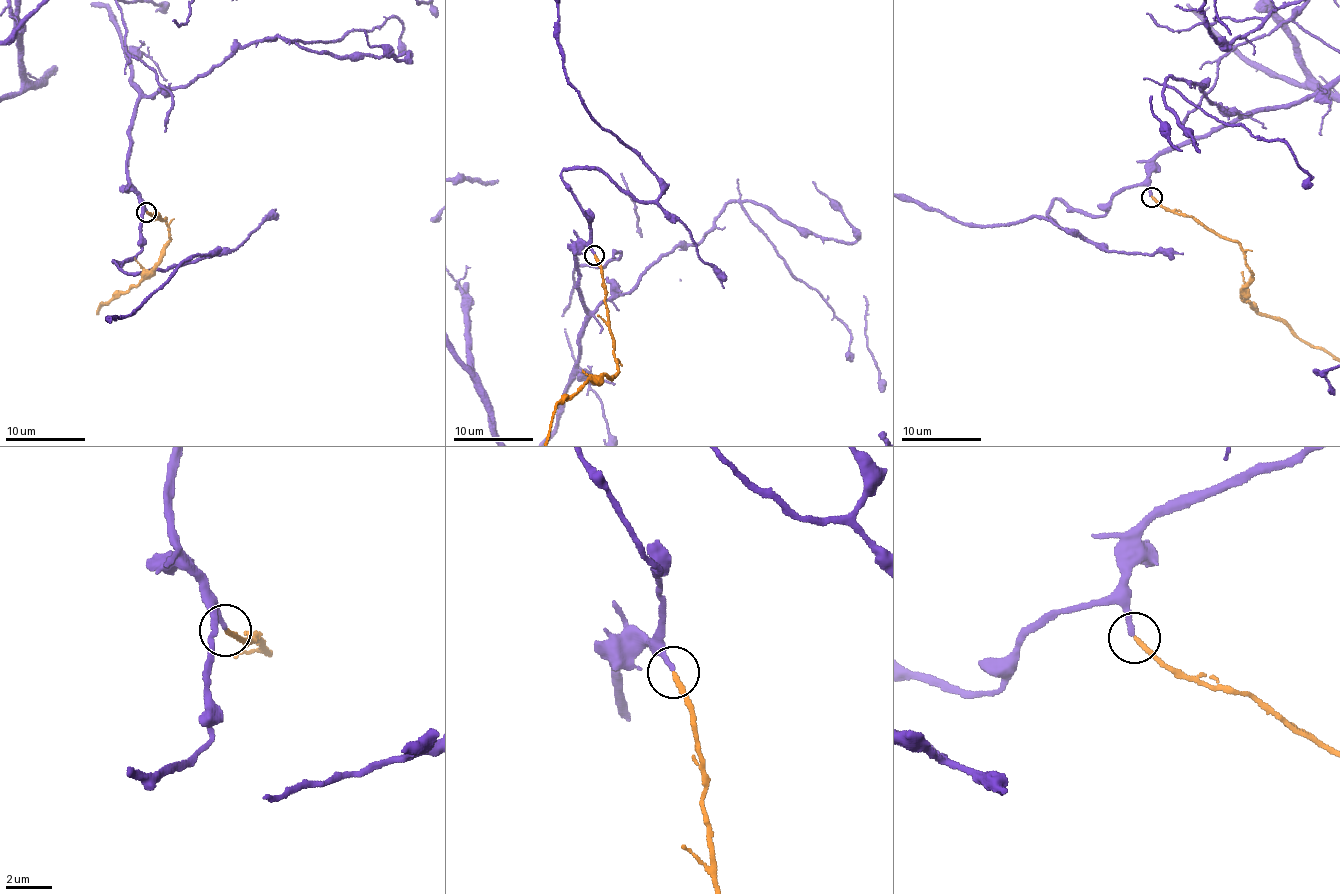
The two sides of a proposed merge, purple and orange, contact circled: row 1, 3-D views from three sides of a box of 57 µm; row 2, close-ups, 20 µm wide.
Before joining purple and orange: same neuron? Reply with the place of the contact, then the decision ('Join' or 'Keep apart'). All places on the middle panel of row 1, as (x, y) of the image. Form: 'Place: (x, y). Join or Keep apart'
Place: (594, 255). Join

